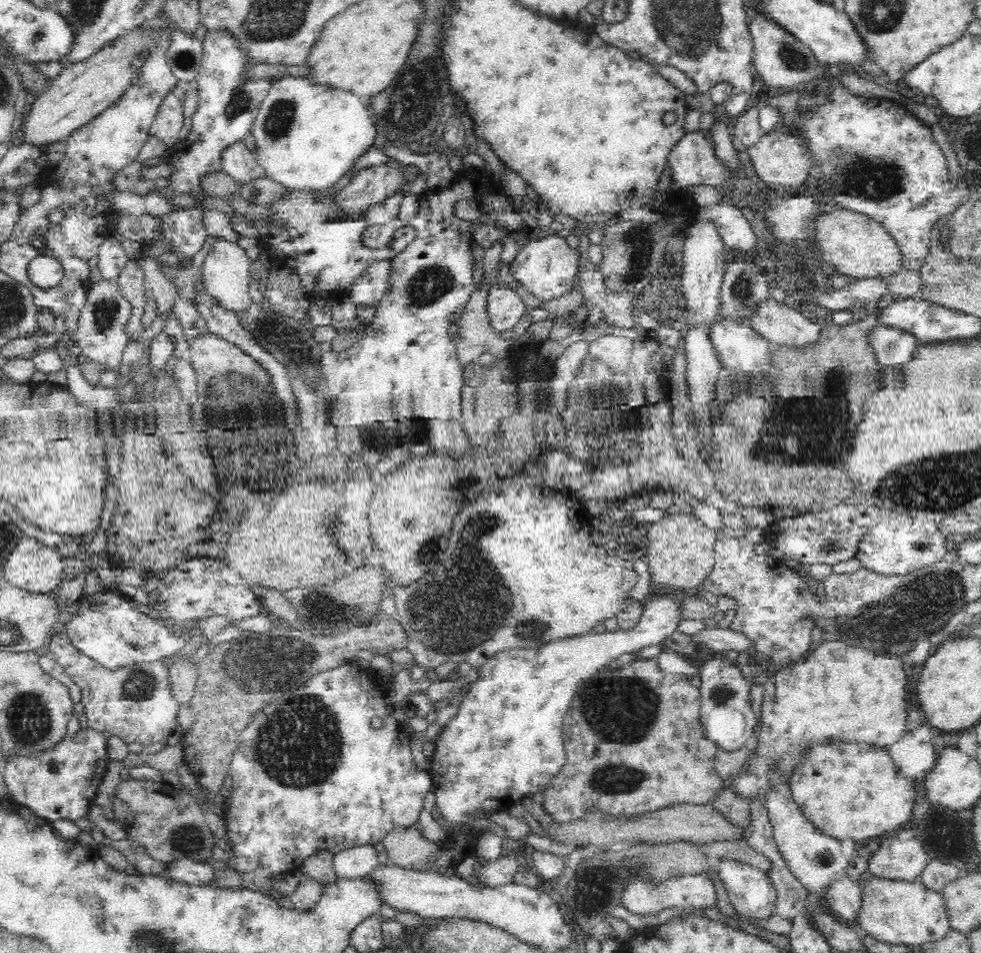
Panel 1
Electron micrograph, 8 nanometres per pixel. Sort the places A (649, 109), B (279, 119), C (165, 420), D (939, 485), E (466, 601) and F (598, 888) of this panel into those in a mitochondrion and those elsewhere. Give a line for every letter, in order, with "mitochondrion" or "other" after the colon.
A: other
B: mitochondrion
C: other
D: mitochondrion
E: mitochondrion
F: mitochondrion

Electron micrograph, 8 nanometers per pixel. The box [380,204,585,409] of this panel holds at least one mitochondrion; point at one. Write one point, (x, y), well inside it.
(432, 283)

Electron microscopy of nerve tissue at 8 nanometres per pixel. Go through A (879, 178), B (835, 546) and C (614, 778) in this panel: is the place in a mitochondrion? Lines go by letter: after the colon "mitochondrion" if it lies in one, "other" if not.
A: mitochondrion
B: mitochondrion
C: mitochondrion

